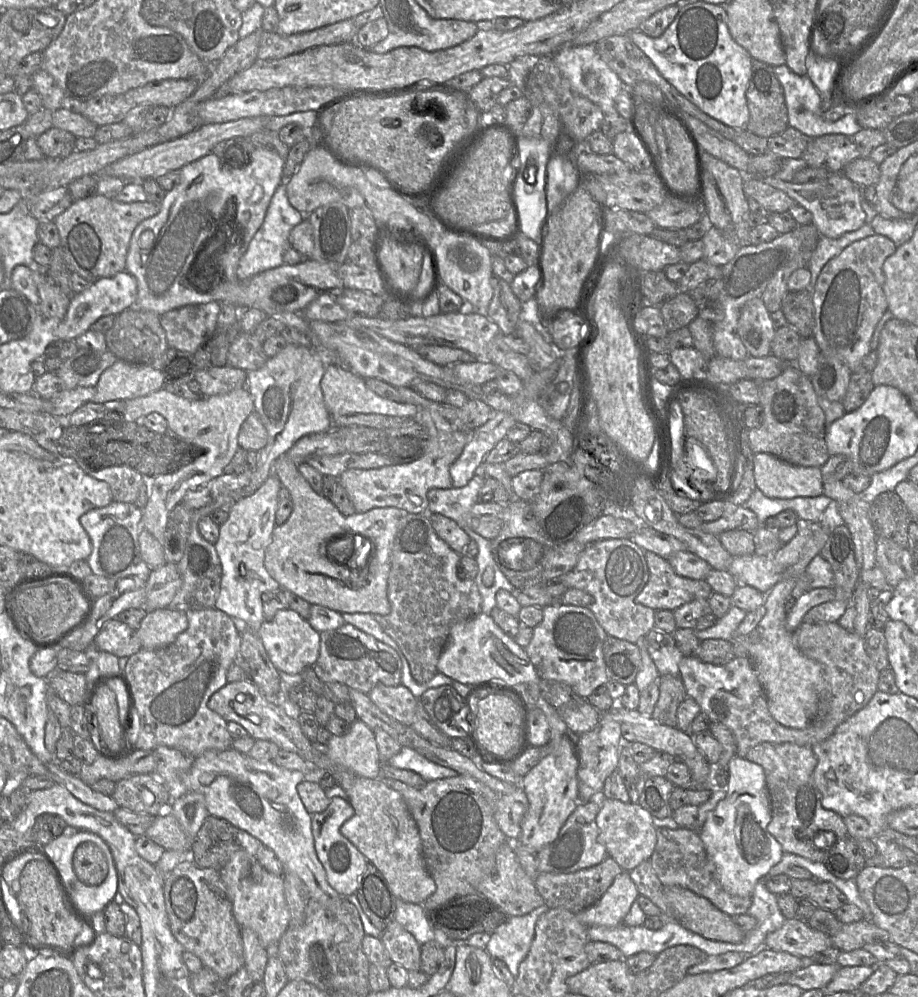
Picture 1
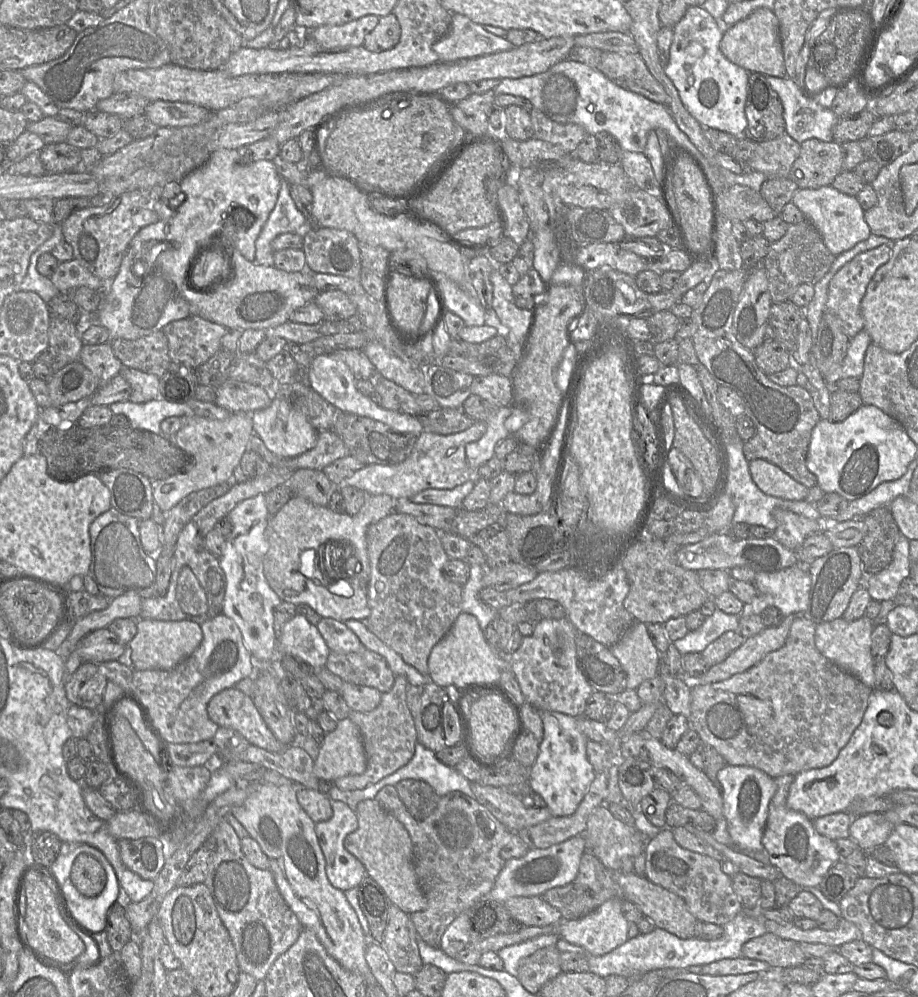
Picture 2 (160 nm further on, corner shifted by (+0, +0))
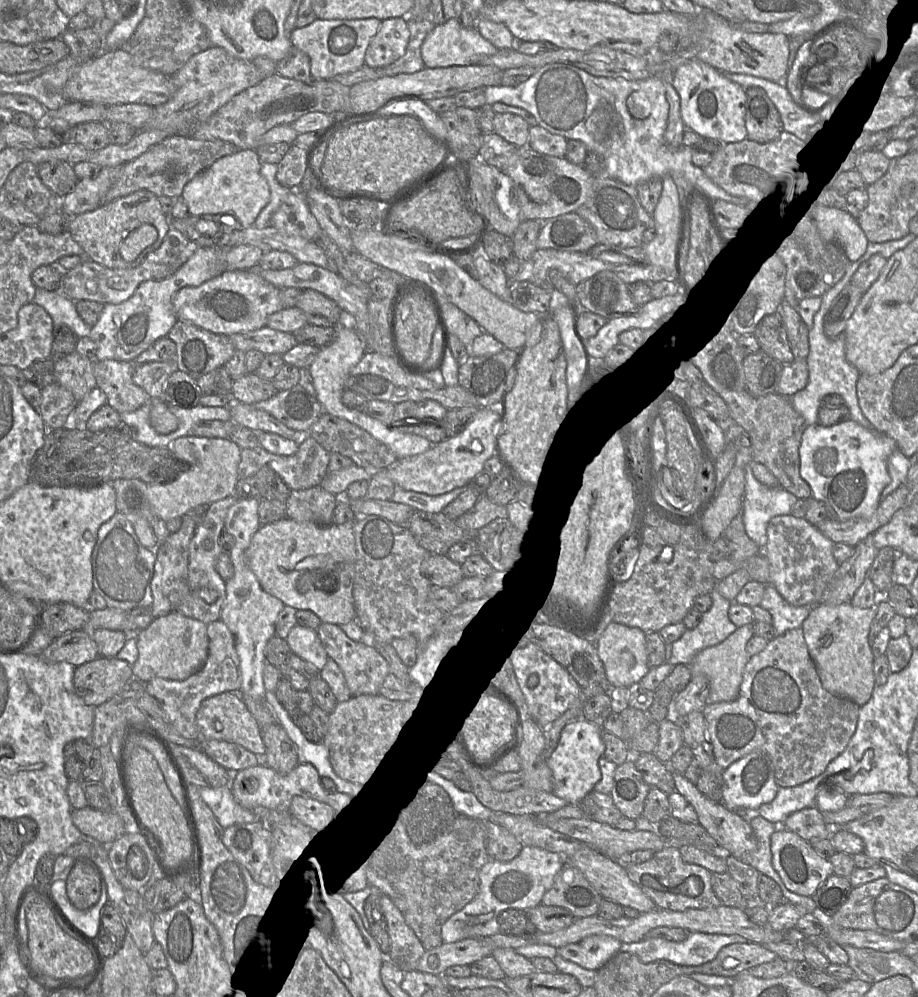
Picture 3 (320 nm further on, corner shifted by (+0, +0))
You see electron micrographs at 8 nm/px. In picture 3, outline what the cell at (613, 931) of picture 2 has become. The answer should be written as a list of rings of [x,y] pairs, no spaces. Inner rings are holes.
[[[593,935],[556,948],[556,954],[582,968],[598,971],[619,952],[622,942],[611,936]]]

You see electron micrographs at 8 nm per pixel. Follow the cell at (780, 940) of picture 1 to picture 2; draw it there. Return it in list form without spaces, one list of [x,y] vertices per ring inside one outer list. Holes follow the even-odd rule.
[[[770,932],[747,941],[742,947],[742,956],[766,962],[773,969],[801,966],[807,957],[800,943]]]

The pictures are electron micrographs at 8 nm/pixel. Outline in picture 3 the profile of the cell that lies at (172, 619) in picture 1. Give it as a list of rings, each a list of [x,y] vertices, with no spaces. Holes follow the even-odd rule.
[[[178,612],[155,618],[145,629],[134,634],[138,659],[132,666],[135,679],[143,683],[154,678],[182,681],[199,672],[208,657],[207,624]]]

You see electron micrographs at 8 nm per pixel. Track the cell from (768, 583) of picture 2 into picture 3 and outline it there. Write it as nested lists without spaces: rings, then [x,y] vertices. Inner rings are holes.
[[[767,584],[760,606],[772,616],[775,637],[785,632],[802,627],[813,606],[794,606],[788,603],[776,590]]]

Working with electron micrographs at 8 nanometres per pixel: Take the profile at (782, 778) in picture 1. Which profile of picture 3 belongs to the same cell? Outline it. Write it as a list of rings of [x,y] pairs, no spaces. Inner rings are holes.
[[[783,826],[778,827],[771,836],[771,854],[772,865],[786,888],[801,896],[812,897],[820,885],[834,874],[829,859],[820,856],[808,841]]]

